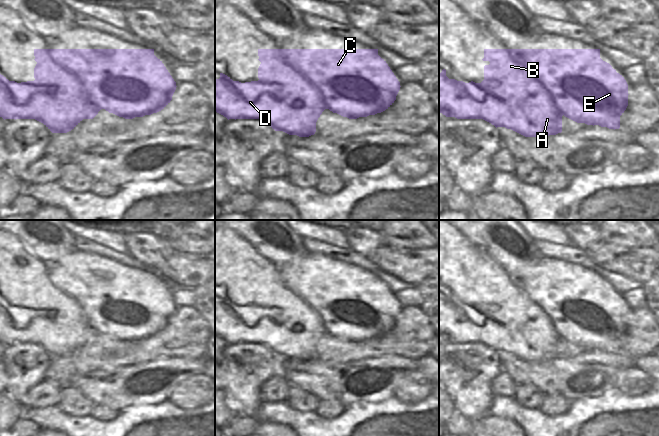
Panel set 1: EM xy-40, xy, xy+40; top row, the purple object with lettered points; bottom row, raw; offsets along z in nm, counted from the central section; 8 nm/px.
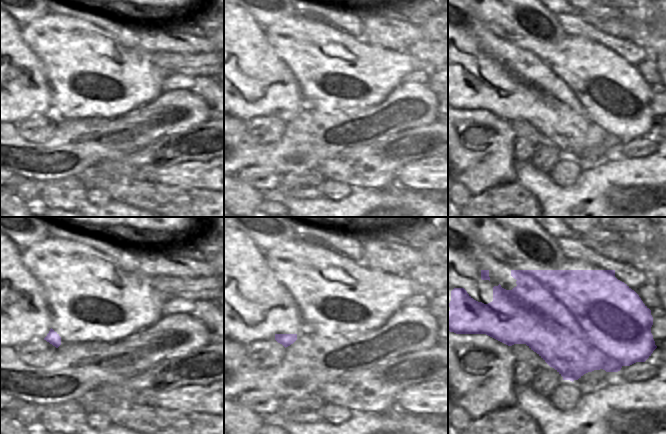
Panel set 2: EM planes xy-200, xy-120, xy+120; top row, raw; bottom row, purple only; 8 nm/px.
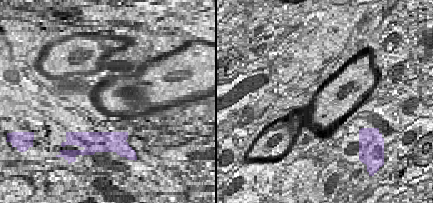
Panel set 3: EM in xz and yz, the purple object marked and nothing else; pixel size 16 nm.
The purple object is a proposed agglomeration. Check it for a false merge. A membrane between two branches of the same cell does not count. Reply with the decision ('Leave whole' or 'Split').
Split.

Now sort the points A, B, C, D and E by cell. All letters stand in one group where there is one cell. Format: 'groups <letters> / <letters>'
groups A B D / C E

